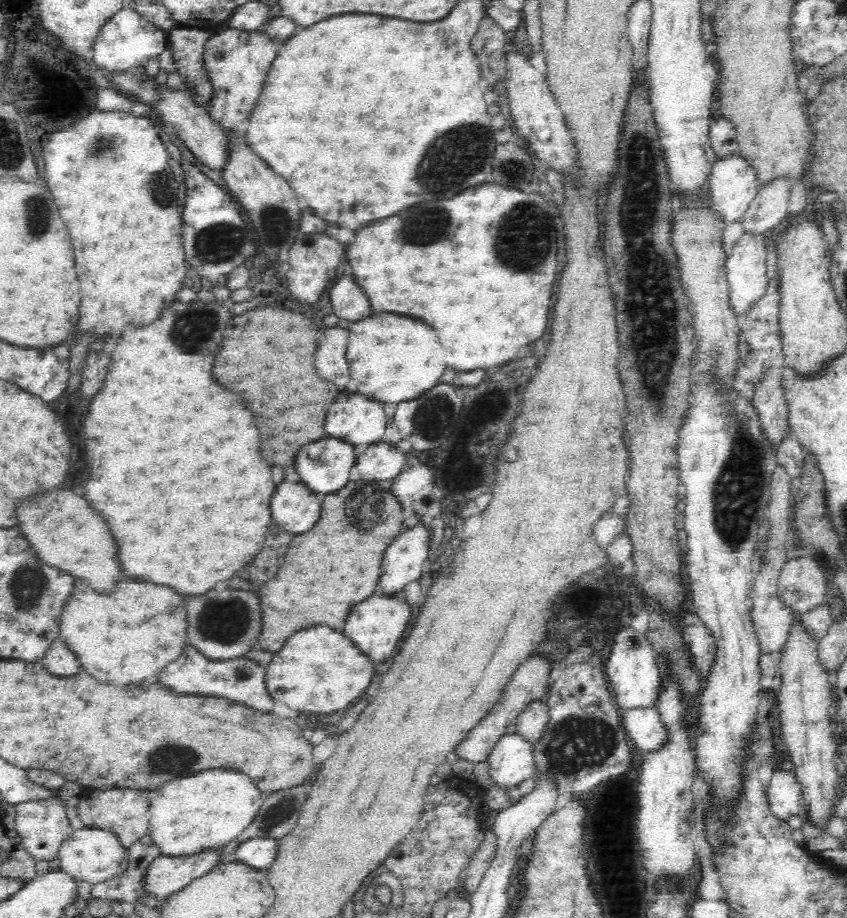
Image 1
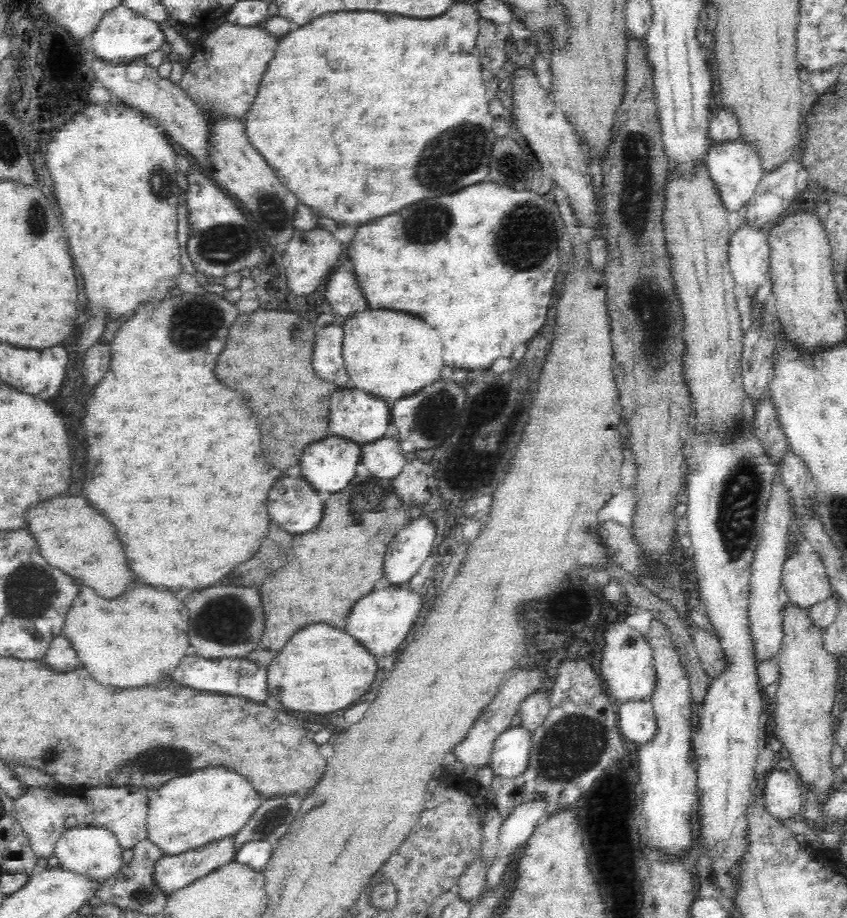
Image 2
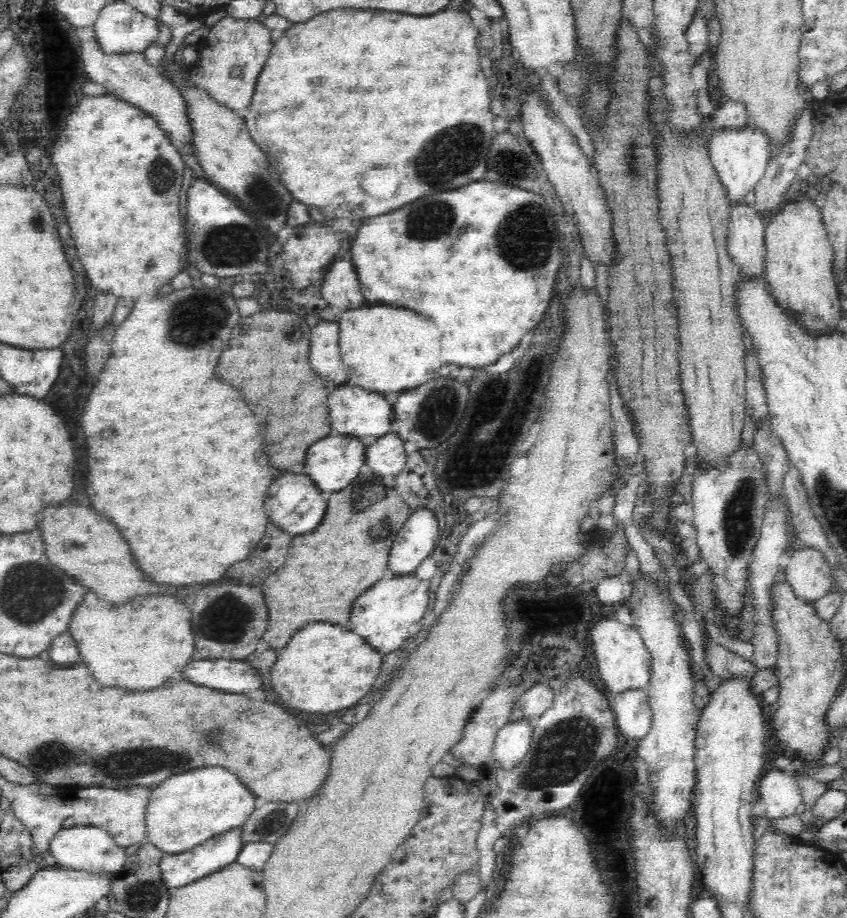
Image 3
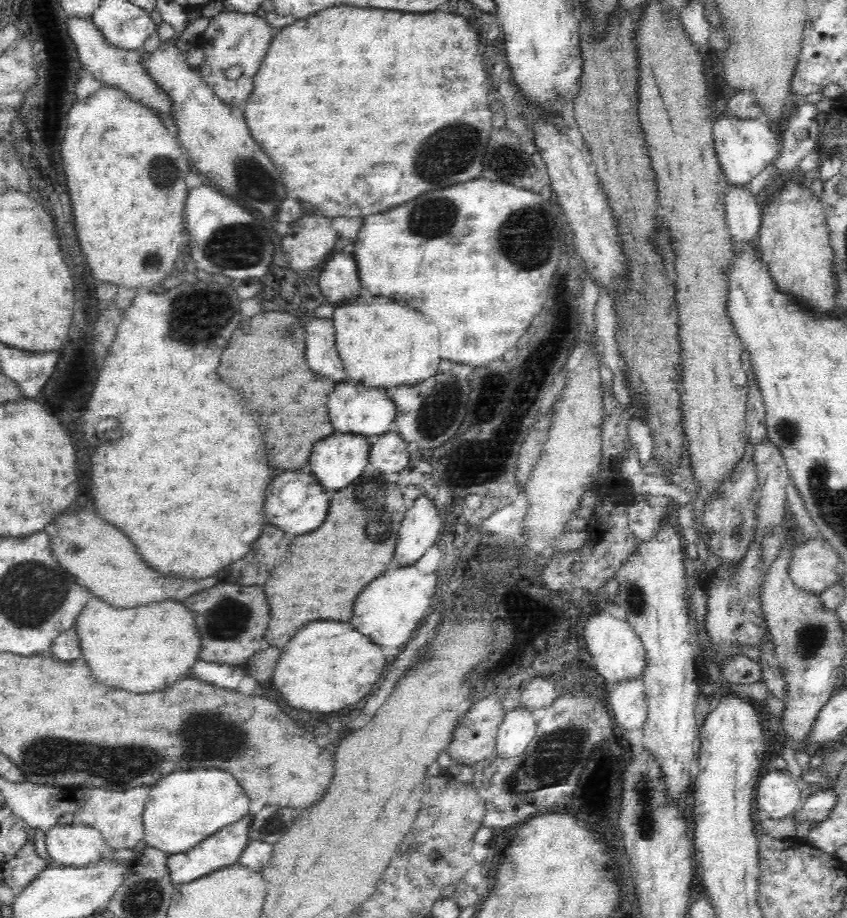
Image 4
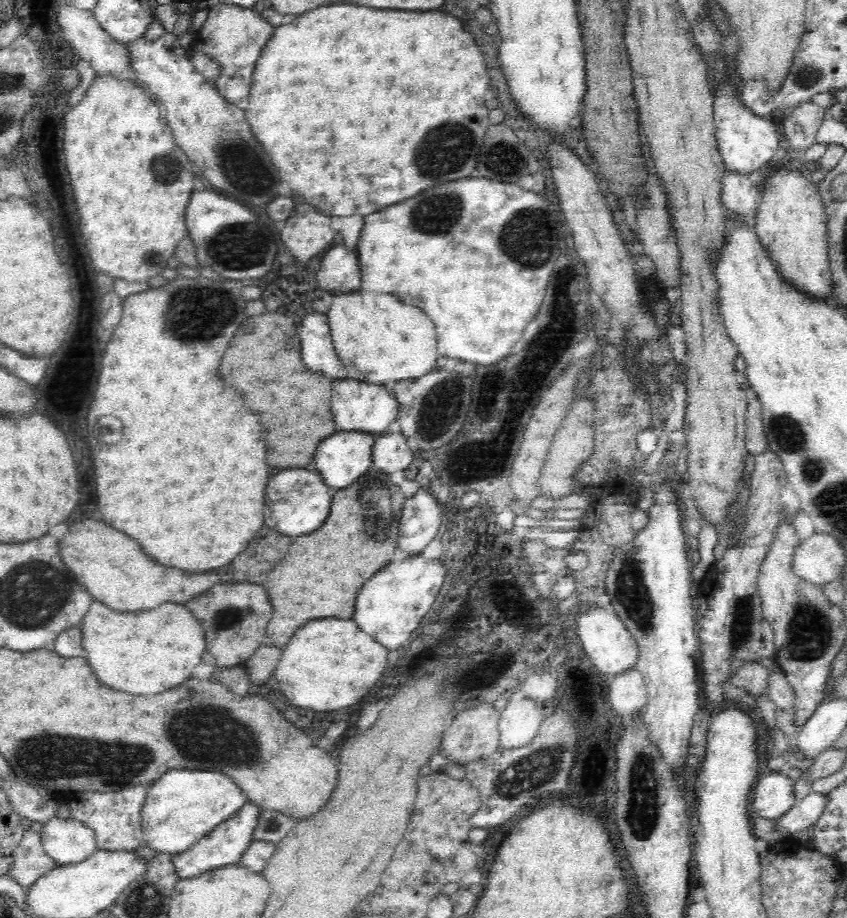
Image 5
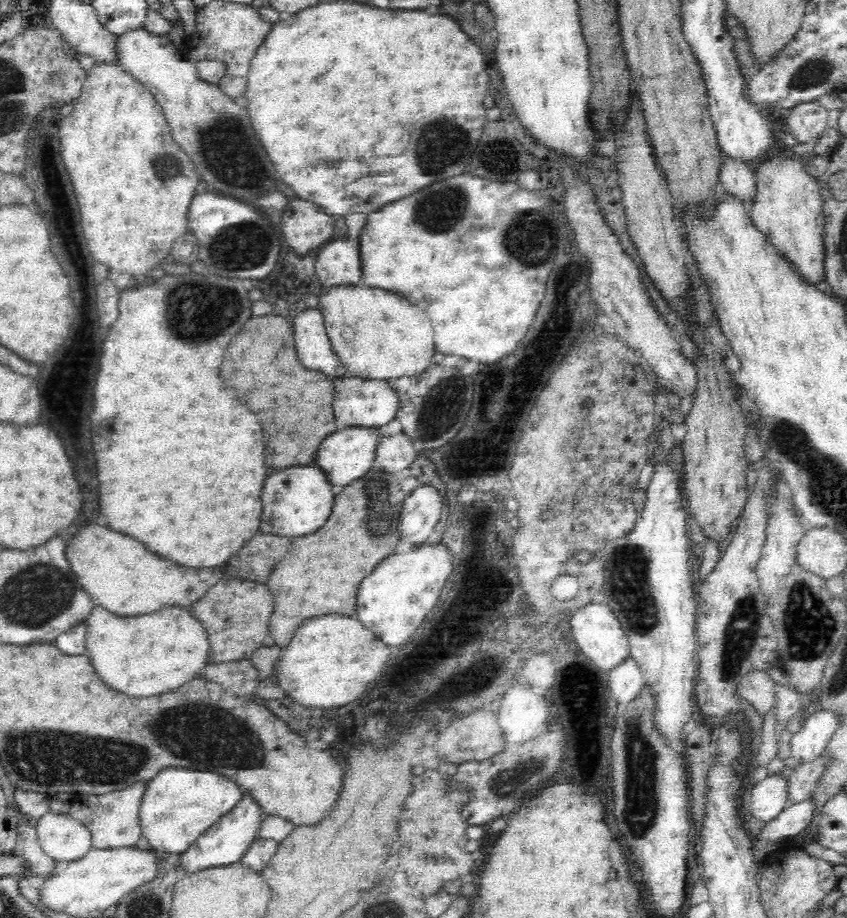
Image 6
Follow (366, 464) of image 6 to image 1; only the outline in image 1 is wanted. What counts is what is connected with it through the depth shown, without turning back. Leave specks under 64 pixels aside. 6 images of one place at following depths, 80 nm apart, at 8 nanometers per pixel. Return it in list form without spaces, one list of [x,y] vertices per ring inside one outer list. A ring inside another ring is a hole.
[[[332,438],[306,444],[300,448],[300,452],[294,458],[294,470],[300,476],[301,483],[322,498],[344,488],[344,485],[349,481],[350,469],[355,463],[353,448],[354,446],[347,442],[332,440]]]

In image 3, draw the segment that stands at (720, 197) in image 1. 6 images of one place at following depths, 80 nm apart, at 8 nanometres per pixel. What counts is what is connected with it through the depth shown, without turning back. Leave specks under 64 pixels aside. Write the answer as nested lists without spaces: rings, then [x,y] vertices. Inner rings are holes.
[[[742,128],[742,130],[724,130],[720,134],[711,134],[707,142],[708,155],[716,175],[726,192],[726,200],[733,206],[738,200],[745,200],[758,182],[764,176],[770,163],[770,149],[767,146],[767,136],[759,130]]]

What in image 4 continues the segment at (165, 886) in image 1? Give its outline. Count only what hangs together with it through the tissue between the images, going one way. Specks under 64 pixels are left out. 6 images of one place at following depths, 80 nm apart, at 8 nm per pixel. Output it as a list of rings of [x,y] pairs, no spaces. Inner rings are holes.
[[[252,815],[244,816],[242,820],[238,820],[234,824],[228,824],[220,832],[216,832],[212,836],[208,836],[206,840],[202,840],[200,844],[196,844],[185,853],[171,854],[166,857],[165,865],[169,872],[169,880],[172,885],[188,884],[194,880],[202,878],[202,876],[216,872],[221,868],[234,864],[239,860],[241,852],[248,844],[248,829]]]

